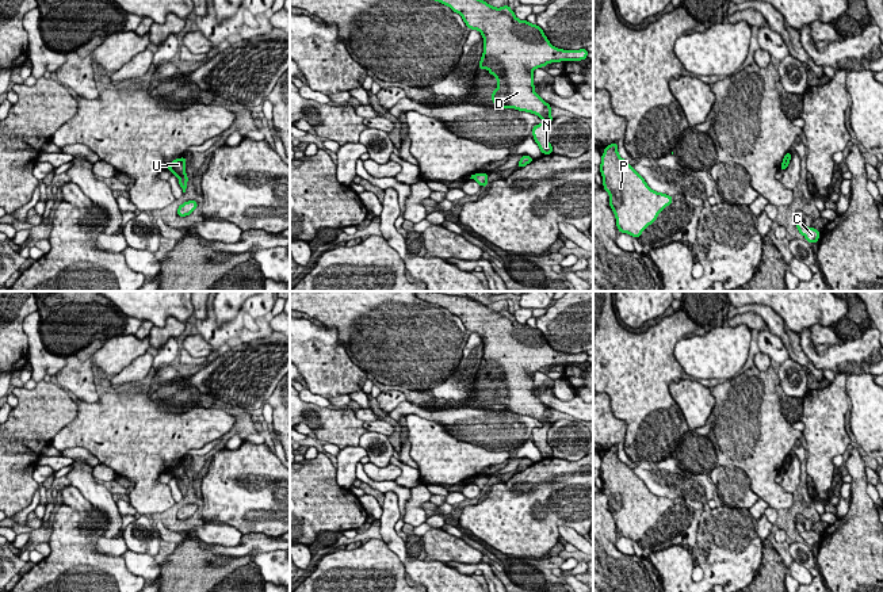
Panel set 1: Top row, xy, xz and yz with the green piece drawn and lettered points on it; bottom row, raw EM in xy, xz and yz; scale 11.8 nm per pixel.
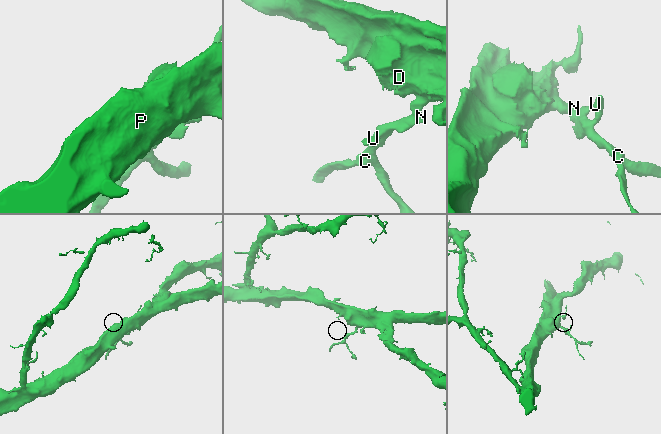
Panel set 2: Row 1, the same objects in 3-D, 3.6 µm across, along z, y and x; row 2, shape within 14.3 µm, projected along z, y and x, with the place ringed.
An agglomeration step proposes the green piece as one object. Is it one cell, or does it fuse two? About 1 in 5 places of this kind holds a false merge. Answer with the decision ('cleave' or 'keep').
keep

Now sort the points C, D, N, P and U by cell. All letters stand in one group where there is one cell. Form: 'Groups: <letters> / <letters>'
Groups: C D N P U

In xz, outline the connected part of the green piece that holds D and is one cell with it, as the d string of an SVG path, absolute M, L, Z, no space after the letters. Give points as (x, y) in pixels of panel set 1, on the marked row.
M435 0L459 14L470 30L478 30L483 38L483 53L478 69L488 69L497 79L497 89L492 91L492 102L498 108L515 108L538 115L543 119L532 127L532 137L542 154L551 154L553 145L547 141L547 129L553 122L551 106L535 91L534 70L551 62L582 61L588 50L563 50L553 46L538 24L516 18L511 5L496 8L483 0Z

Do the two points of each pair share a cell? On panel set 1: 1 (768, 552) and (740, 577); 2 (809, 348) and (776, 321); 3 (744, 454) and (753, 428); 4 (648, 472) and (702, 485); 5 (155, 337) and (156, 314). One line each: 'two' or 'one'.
1: two
2: two
3: one
4: one
5: two

